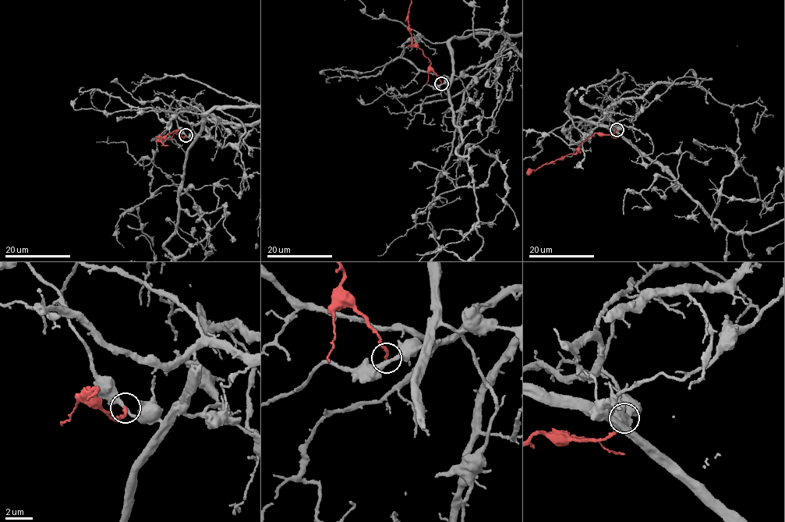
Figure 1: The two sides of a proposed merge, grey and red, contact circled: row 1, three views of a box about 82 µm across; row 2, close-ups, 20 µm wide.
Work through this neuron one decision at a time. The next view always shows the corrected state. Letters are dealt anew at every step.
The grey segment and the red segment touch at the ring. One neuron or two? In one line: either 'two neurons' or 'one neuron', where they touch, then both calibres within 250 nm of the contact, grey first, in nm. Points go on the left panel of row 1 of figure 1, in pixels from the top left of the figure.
two neurons; at (185, 135); 280 nm thick on the grey side, 240 nm on the other

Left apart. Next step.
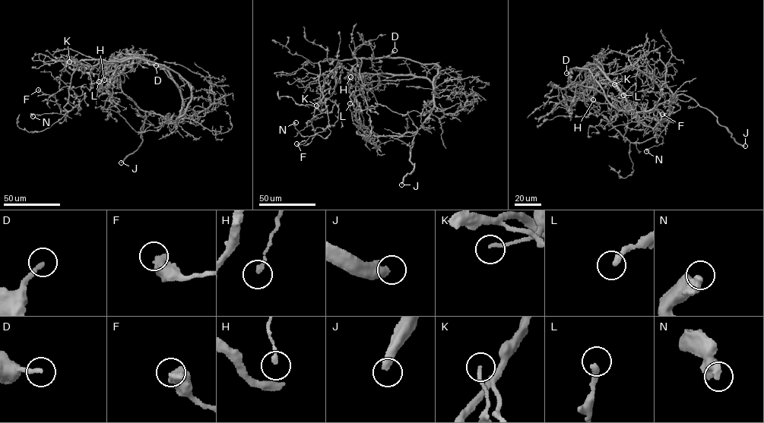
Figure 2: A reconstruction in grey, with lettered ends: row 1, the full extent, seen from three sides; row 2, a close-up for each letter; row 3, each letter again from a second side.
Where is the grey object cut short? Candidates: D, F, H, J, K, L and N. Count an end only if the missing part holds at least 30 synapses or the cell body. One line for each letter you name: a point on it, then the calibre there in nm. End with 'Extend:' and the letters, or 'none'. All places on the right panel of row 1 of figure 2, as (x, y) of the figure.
D: Place: (566, 73). Thickness 240 nm
J: Place: (745, 146). Thickness 440 nm
Extend: D, J

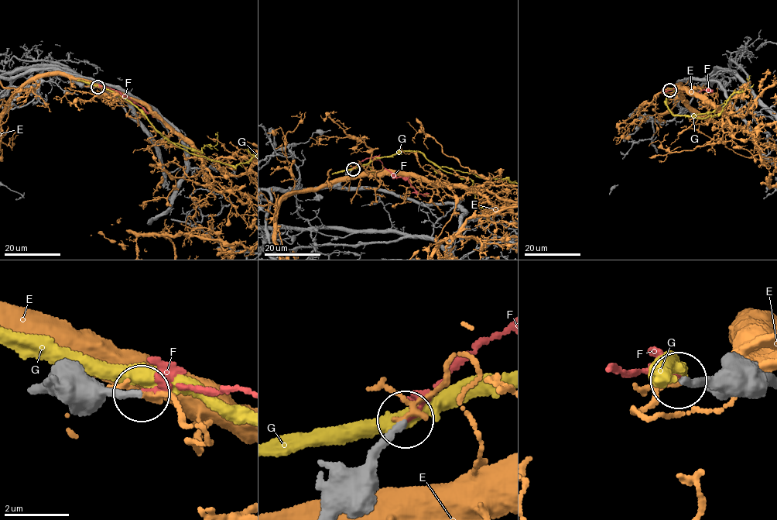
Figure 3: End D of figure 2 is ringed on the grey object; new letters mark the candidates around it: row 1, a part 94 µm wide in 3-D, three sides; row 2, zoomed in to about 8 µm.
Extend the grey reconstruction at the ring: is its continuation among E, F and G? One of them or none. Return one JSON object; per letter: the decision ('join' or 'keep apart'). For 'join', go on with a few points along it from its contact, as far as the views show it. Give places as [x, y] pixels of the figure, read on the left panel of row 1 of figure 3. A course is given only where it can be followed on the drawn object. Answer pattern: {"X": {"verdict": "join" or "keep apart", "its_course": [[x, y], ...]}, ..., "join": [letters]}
{"E": {"verdict": "keep apart"}, "F": {"verdict": "join", "its_course": [[97, 87], [107, 87], [121, 92], [142, 107], [145, 112], [153, 114], [163, 120]]}, "G": {"verdict": "keep apart"}, "join": ["F"]}

